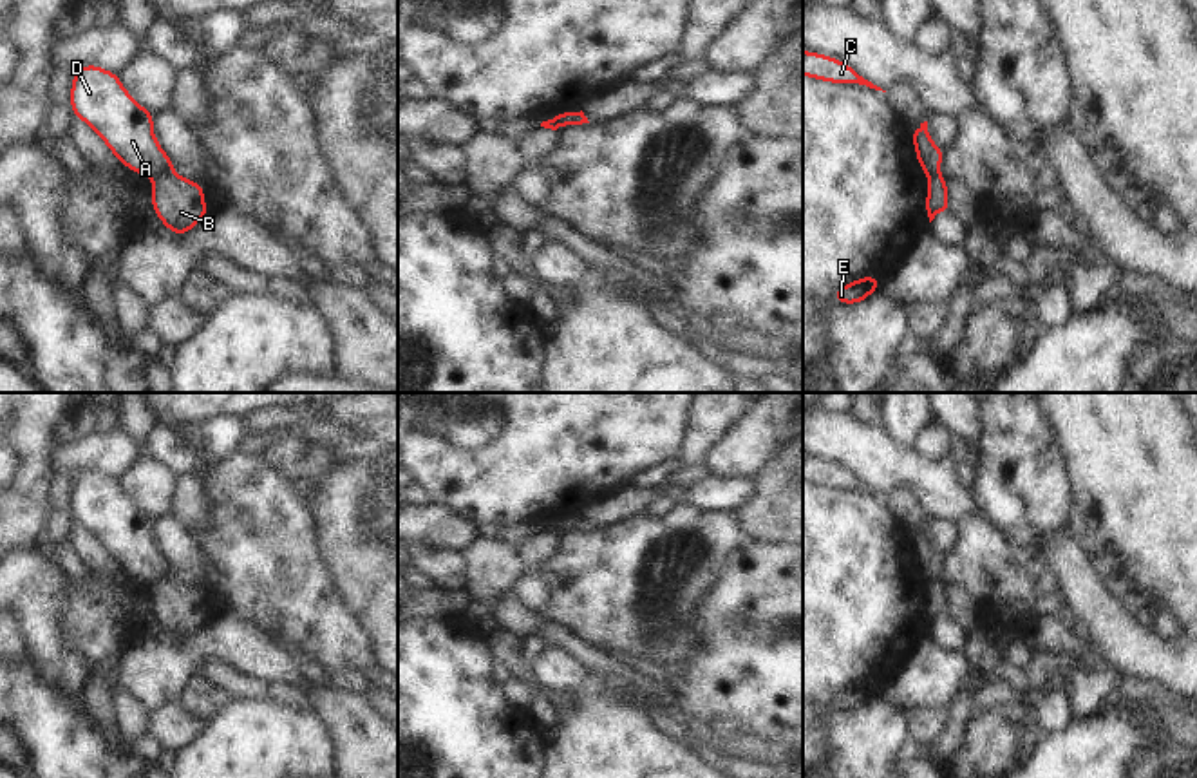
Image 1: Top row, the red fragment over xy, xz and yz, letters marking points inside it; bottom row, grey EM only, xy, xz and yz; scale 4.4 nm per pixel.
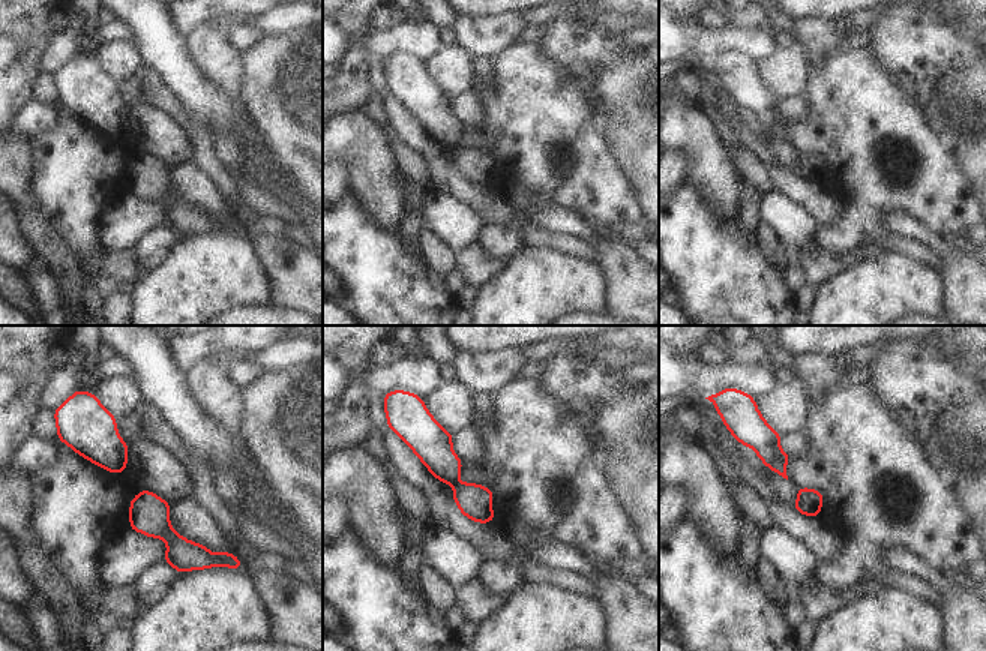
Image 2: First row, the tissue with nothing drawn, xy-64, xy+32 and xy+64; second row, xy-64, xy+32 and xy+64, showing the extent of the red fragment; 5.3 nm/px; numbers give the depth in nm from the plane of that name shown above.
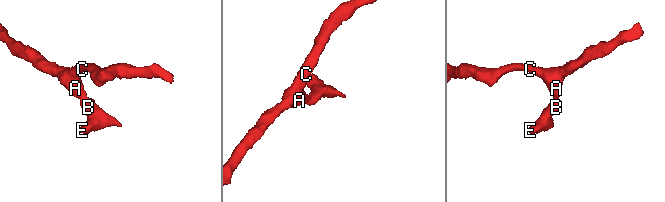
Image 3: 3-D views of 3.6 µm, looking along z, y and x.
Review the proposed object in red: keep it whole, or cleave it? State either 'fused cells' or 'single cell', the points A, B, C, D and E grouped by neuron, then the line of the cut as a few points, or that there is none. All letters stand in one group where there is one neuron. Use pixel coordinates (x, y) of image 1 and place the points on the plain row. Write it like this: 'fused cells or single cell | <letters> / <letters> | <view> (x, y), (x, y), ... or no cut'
fused cells | A C D / B E | xy (170, 574), (152, 583)

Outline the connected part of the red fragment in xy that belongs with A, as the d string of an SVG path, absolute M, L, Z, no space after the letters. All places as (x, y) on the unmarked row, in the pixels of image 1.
M99 470L76 474L72 519L87 528L128 575L156 583L174 574L154 539L154 519L123 492L119 479Z

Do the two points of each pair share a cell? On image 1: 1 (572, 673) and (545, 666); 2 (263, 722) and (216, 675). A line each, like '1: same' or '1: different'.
1: same
2: different

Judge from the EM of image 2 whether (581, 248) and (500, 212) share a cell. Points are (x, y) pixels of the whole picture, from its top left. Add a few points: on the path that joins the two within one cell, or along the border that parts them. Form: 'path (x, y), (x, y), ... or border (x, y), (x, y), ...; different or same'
path (562, 242), (530, 236), (520, 227); same

